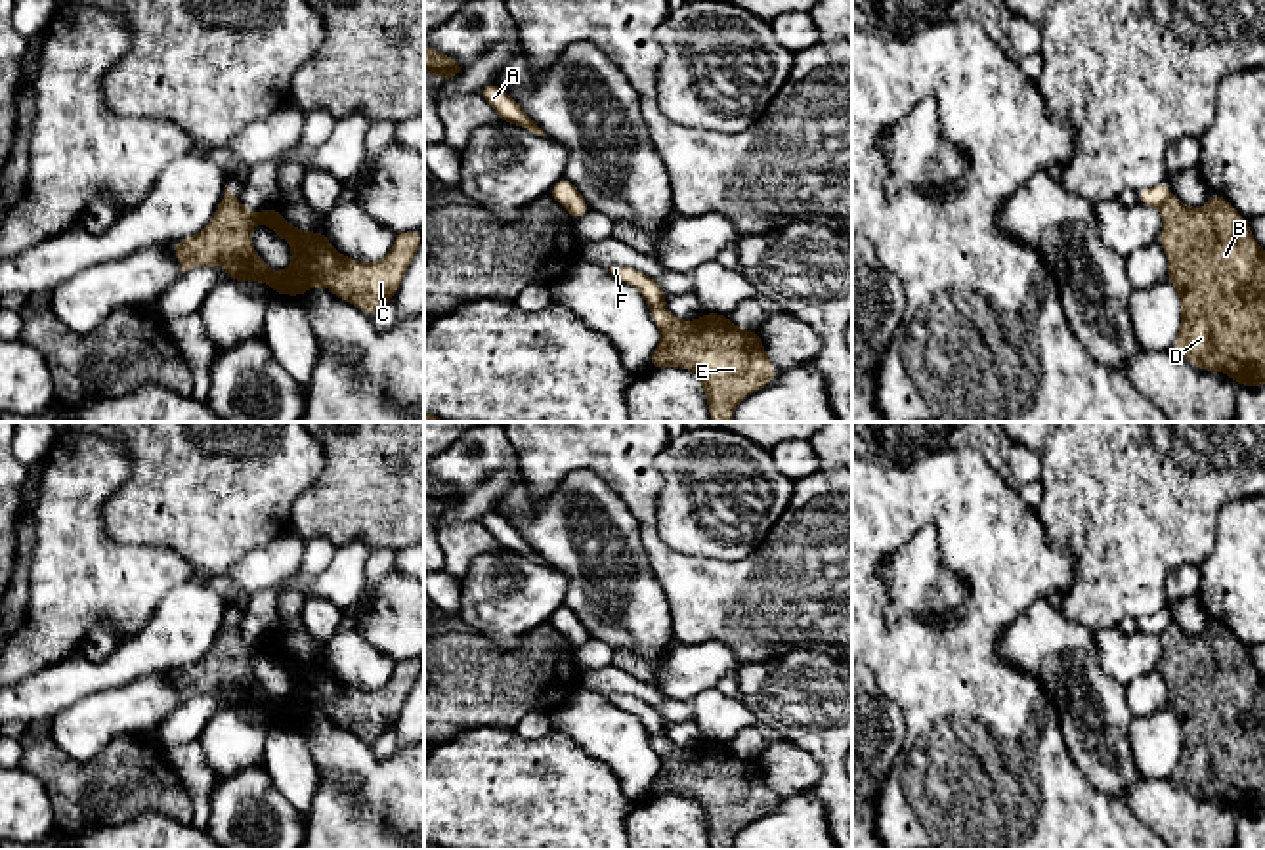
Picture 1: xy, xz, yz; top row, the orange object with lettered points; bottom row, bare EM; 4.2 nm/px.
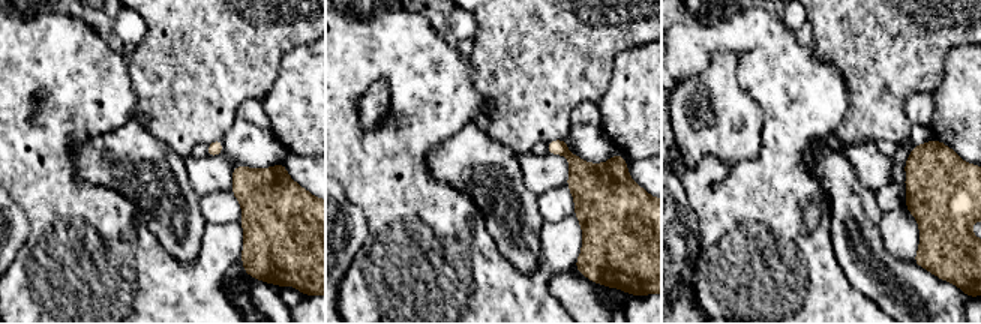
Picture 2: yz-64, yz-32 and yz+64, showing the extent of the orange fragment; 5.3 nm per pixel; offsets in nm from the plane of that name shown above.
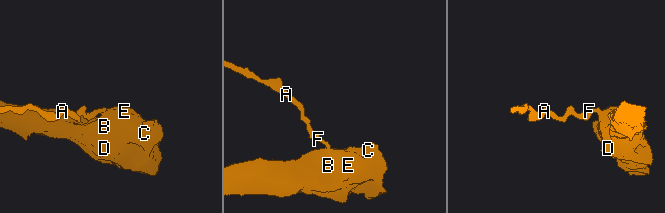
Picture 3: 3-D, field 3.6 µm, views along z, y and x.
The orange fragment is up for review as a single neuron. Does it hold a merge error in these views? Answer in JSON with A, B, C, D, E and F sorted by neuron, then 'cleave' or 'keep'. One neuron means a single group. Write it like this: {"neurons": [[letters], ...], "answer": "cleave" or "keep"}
{"neurons": [["A", "F"], ["B", "C", "D", "E"]], "answer": "cleave"}

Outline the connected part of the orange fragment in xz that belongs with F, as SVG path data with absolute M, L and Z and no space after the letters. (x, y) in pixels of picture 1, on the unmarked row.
M611 693L608 697L615 707L632 712L646 728L650 737L665 735L665 720L659 711L632 695Z

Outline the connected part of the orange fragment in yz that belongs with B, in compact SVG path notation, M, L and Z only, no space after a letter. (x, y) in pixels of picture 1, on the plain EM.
M1217 621L1204 636L1189 636L1171 623L1160 640L1168 709L1177 716L1183 733L1171 777L1200 797L1231 804L1240 814L1265 812L1265 678L1252 665L1248 648Z

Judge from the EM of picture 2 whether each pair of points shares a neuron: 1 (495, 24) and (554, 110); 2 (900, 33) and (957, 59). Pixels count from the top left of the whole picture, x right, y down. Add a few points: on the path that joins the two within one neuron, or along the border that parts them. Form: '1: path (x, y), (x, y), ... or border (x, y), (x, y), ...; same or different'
1: path (516, 45), (533, 62), (533, 86), (536, 89); same
2: border (965, 44), (945, 56), (936, 89); different

